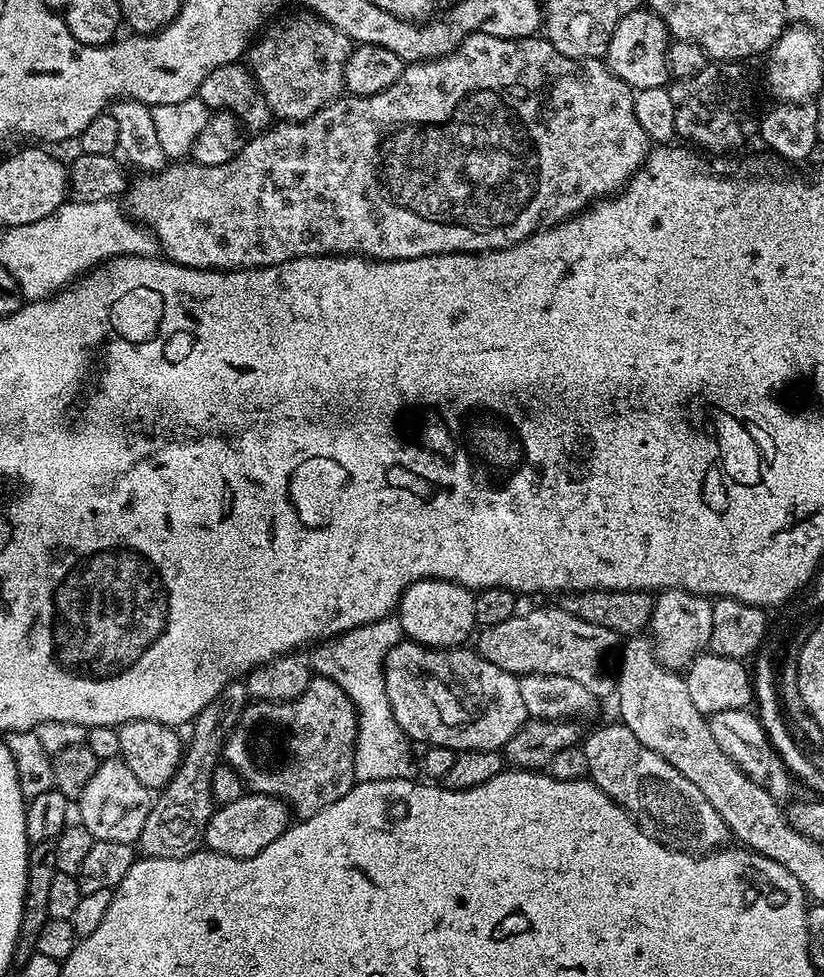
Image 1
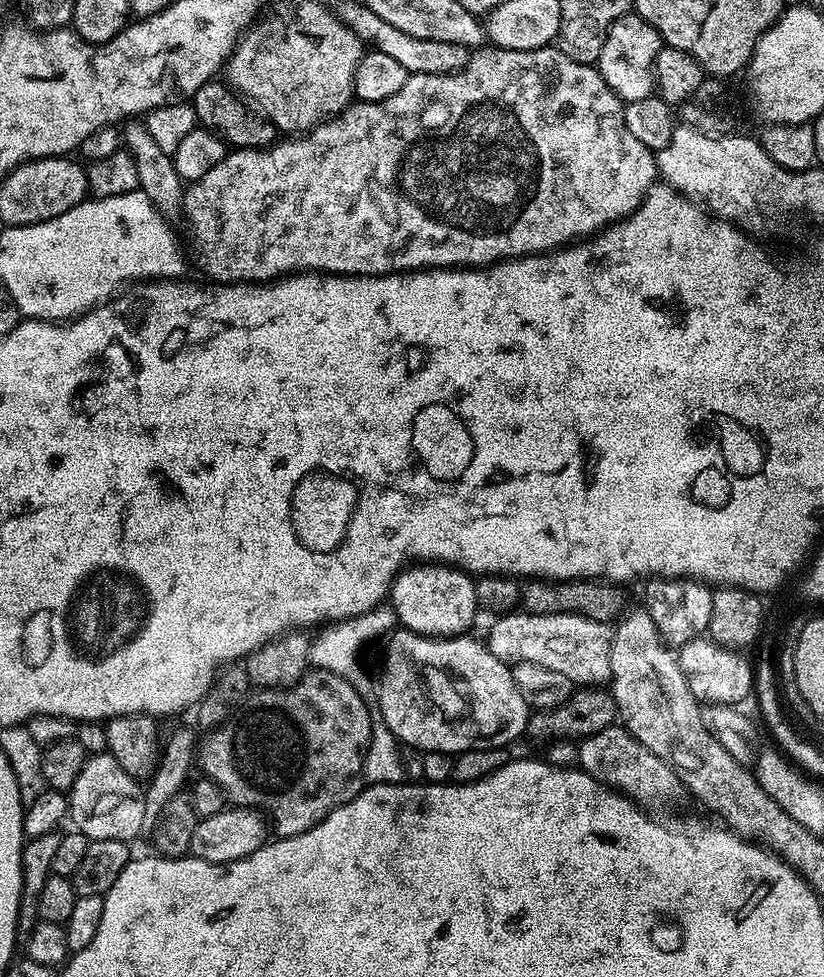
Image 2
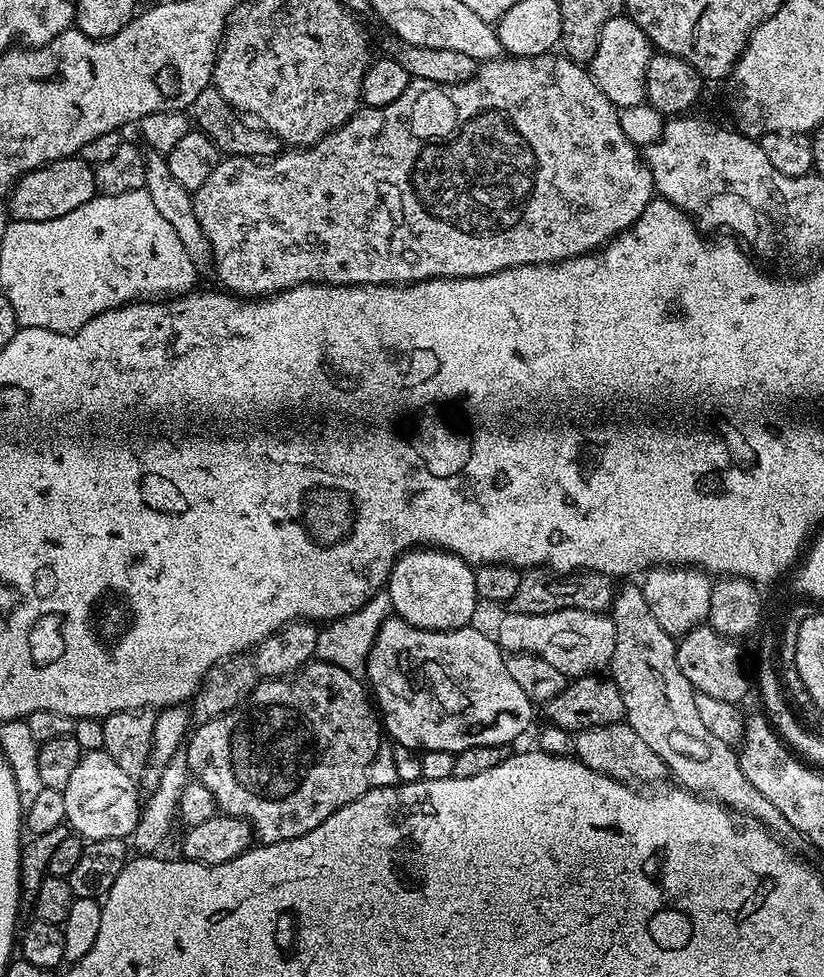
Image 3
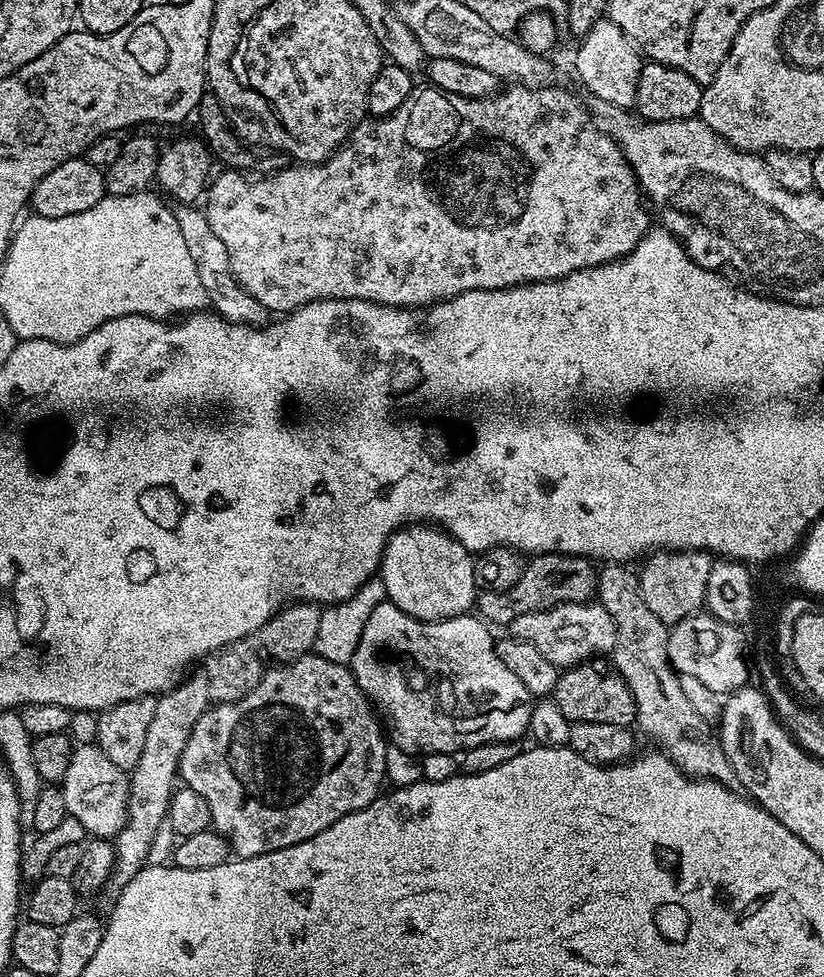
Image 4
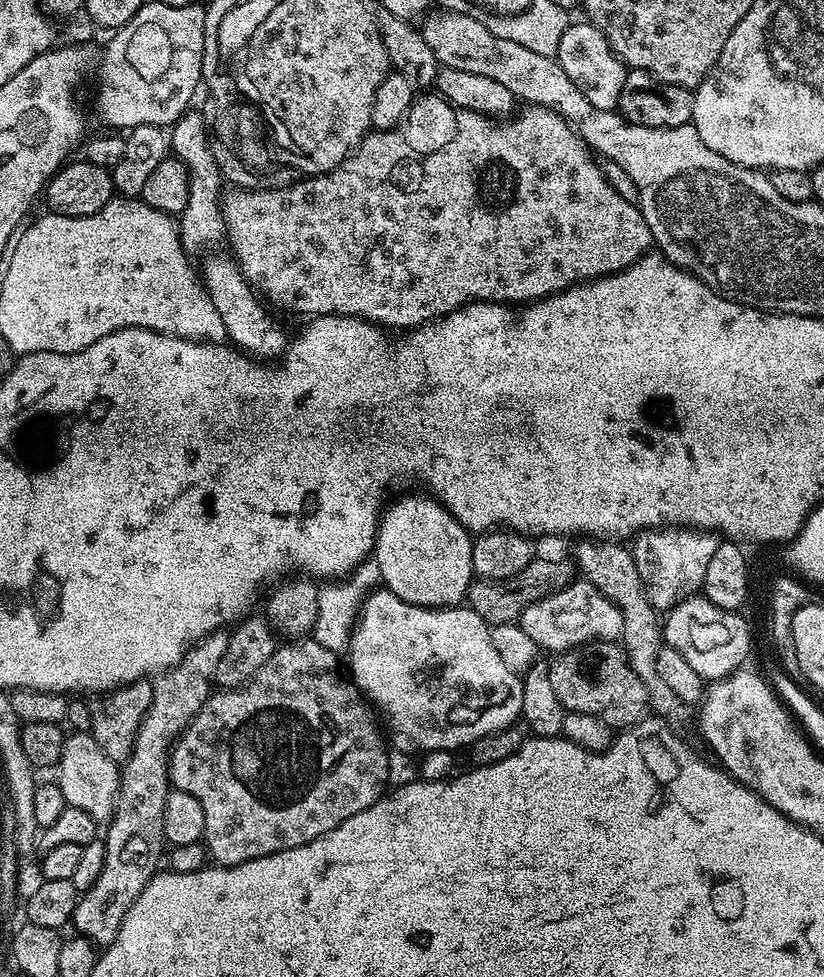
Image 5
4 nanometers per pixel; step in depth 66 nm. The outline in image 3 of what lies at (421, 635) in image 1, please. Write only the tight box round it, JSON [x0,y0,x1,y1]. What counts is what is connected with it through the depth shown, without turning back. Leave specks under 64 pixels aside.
[386,546,478,632]

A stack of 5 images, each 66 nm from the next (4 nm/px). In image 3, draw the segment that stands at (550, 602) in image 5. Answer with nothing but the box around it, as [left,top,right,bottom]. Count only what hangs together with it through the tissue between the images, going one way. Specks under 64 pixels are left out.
[494,610,616,678]

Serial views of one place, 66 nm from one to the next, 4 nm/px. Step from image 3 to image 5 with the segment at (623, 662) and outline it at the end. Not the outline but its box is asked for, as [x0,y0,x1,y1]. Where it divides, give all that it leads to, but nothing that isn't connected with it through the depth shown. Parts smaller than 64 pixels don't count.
[575,538,662,682]

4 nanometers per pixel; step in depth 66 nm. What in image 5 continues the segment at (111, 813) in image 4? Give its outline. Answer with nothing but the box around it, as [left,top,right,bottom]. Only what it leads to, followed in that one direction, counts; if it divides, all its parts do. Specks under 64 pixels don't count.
[54,732,120,822]

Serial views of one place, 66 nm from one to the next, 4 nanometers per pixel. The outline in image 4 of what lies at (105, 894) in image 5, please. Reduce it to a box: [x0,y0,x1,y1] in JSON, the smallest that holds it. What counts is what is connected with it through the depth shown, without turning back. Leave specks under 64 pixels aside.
[110,674,210,889]

